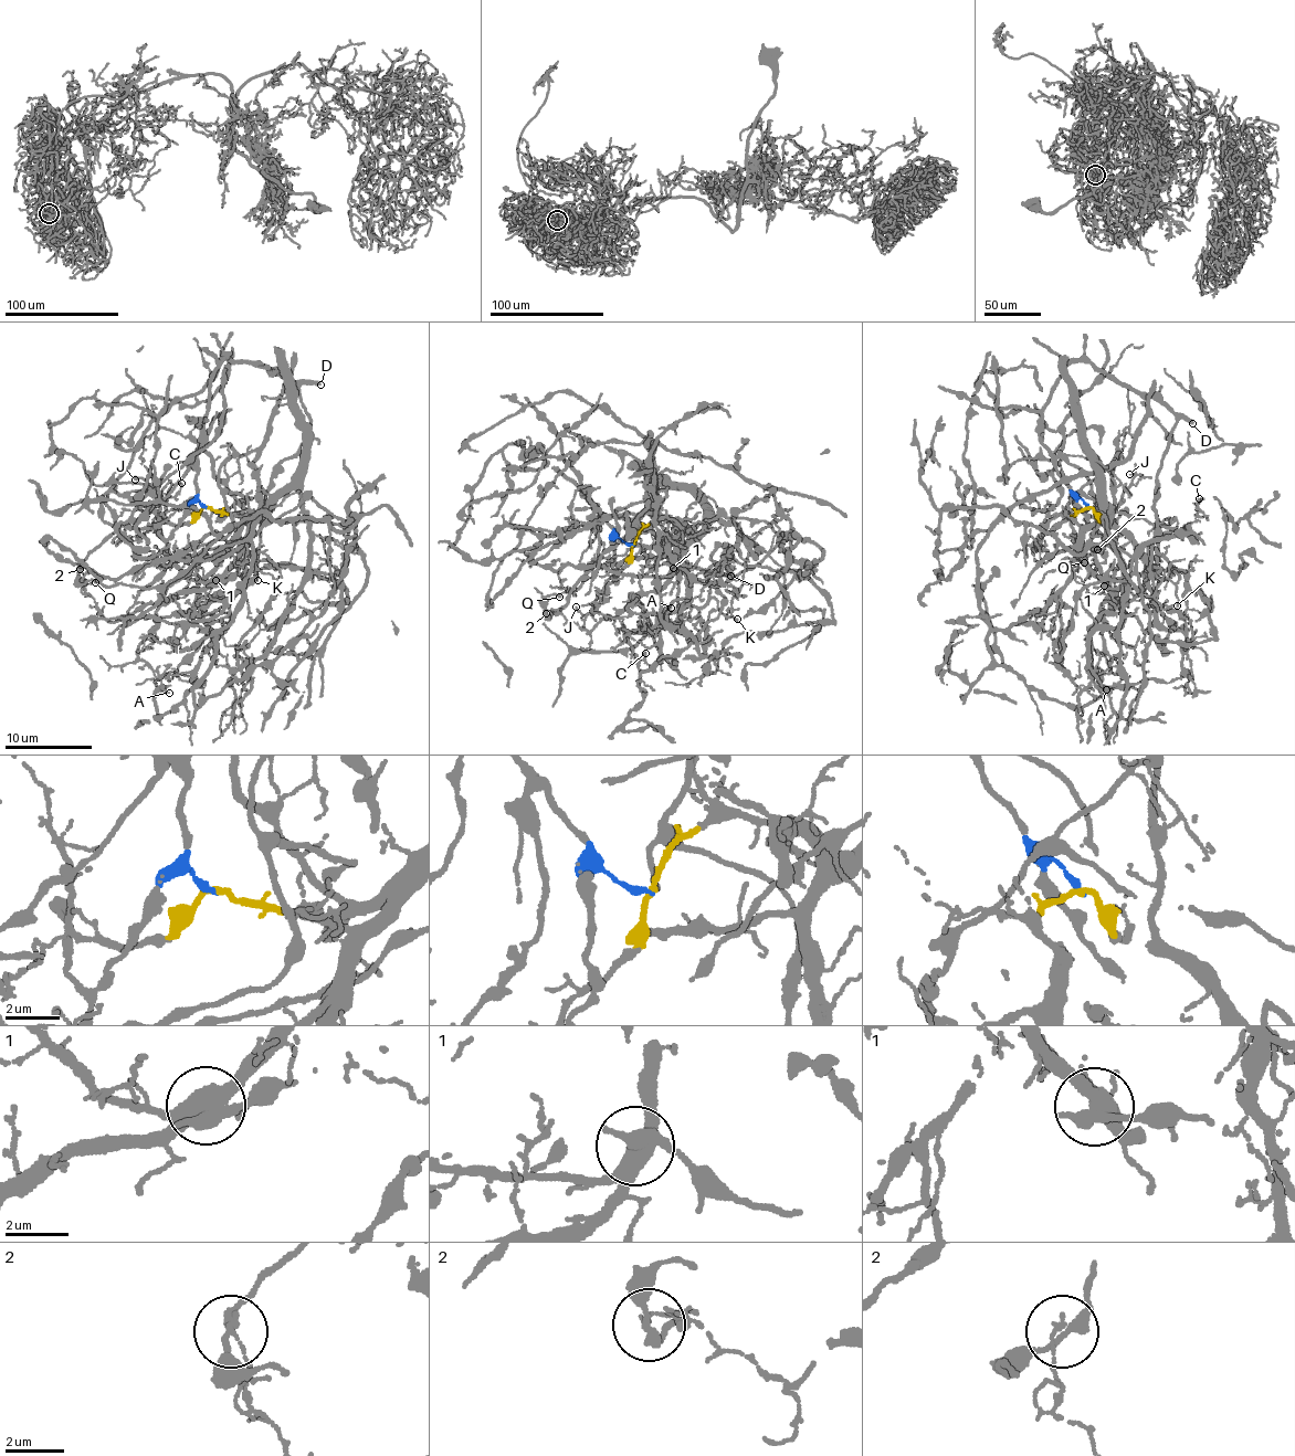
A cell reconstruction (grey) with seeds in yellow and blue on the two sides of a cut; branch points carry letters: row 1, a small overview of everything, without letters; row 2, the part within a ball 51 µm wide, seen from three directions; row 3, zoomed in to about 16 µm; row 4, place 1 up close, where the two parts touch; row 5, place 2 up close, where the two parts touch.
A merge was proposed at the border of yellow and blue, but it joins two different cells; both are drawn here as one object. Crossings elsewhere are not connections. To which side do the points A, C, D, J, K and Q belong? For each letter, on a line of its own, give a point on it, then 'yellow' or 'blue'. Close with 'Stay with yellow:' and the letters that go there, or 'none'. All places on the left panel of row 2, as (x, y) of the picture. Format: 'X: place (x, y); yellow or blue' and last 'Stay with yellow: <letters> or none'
A: place (169, 693); yellow
C: place (181, 483); yellow
D: place (320, 384); blue
J: place (135, 479); yellow
K: place (258, 580); yellow
Q: place (95, 582); blue
Stay with yellow: A, C, J, K

